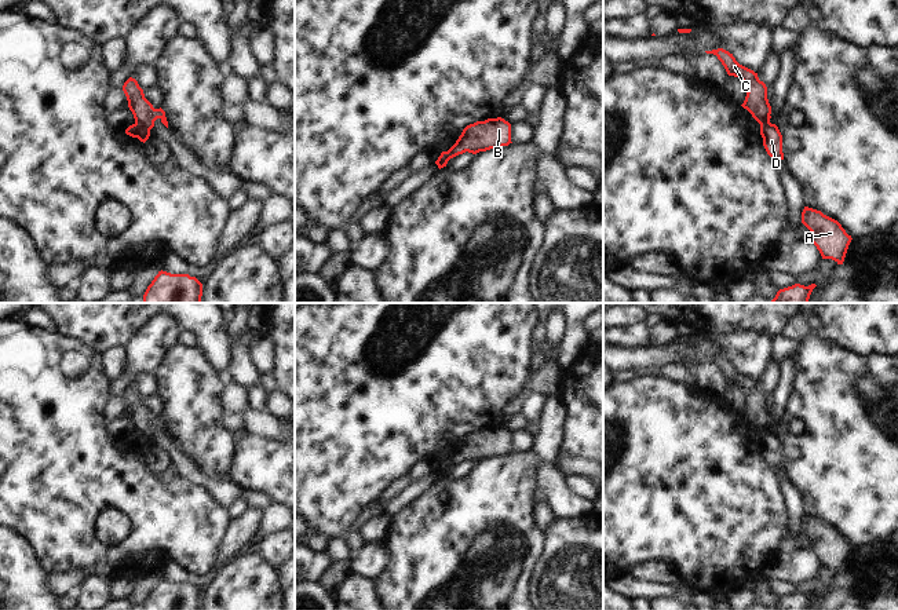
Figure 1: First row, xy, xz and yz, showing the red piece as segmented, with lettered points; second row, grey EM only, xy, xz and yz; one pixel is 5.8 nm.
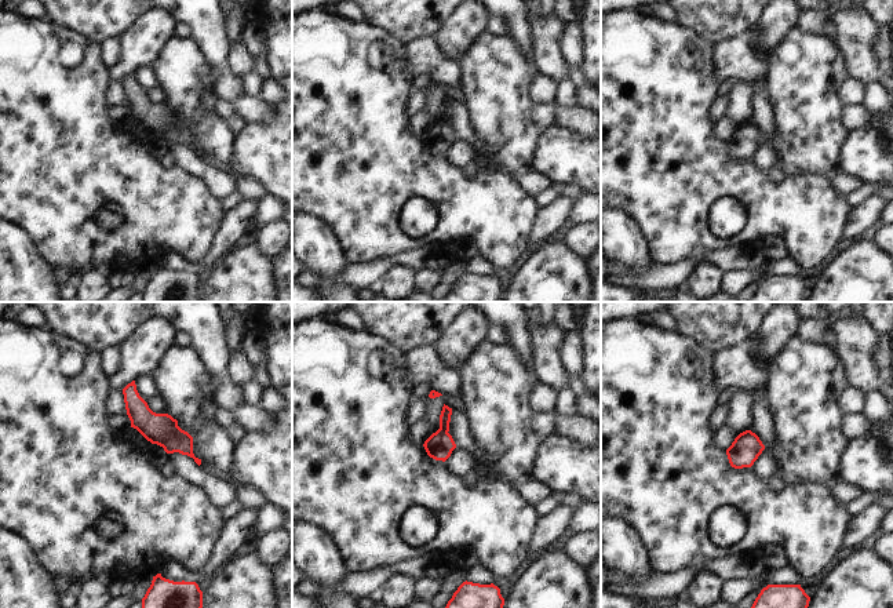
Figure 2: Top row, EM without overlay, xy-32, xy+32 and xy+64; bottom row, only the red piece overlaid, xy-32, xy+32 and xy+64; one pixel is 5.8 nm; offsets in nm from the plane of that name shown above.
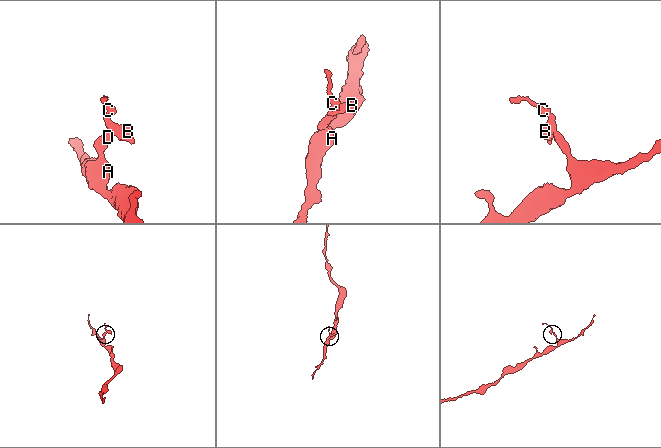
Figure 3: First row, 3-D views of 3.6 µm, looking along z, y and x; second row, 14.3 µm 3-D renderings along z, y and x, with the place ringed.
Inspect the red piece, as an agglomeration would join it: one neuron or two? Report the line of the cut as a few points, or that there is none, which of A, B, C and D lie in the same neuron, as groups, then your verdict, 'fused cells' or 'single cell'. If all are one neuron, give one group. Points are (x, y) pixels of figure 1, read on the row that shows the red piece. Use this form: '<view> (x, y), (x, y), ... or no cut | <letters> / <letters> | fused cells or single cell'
xy (135, 121), (149, 131) | A D / B C | fused cells

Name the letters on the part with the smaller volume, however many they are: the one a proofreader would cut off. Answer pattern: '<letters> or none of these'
B, C

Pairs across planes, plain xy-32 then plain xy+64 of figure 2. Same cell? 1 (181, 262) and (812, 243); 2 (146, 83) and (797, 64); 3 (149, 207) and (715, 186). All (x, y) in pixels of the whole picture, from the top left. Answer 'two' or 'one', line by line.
1: two
2: two
3: one

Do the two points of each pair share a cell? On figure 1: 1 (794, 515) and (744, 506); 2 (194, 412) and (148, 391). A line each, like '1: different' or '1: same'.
1: different
2: different

